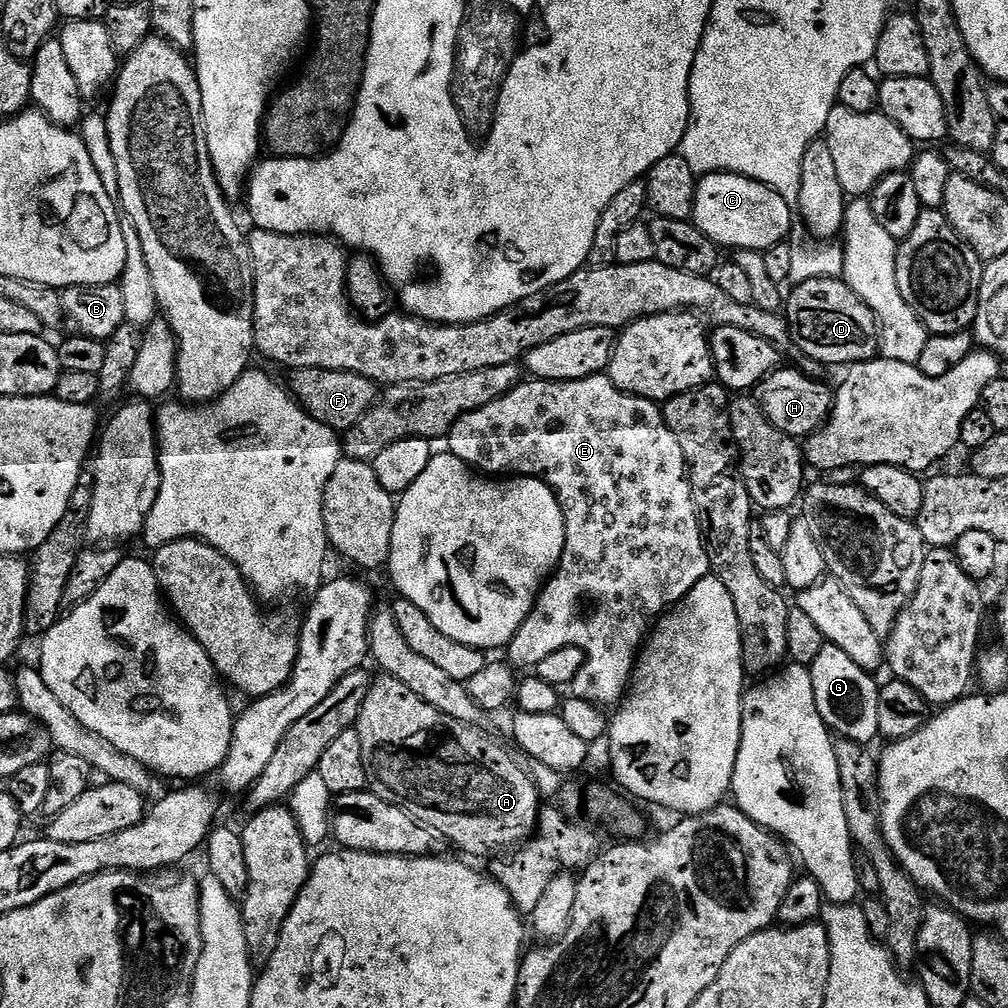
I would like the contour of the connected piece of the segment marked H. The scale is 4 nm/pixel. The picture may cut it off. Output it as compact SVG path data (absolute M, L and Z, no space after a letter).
M781 366L754 389L754 399L762 414L766 414L770 426L793 438L807 438L819 428L823 428L832 414L834 392L831 387L828 389L824 382L823 379L807 376L799 367Z

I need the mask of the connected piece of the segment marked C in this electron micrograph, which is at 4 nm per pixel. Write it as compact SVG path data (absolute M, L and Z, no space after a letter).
M711 172L709 176L699 177L691 221L698 230L702 230L702 234L706 234L706 238L713 240L721 249L764 252L775 244L783 244L789 239L788 235L792 232L792 214L794 218L793 205L788 203L784 193L775 192L762 182L733 172Z

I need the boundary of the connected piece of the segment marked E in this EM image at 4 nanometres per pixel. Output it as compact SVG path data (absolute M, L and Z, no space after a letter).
M601 374L599 376L591 376L590 378L582 378L581 380L571 380L570 382L562 382L561 384L555 384L553 380L538 380L535 378L525 379L514 390L510 390L510 394L506 394L502 398L498 398L494 402L490 402L490 406L482 406L482 410L474 410L468 412L462 418L458 418L458 422L454 422L454 426L448 431L446 437L447 451L452 452L458 458L462 458L462 462L466 462L468 467L473 470L479 470L484 474L511 474L512 476L532 476L535 480L543 480L545 484L552 487L552 492L558 498L560 503L560 509L564 515L564 525L566 526L566 542L564 543L564 549L562 550L562 558L560 559L560 567L556 569L551 580L545 584L544 588L536 598L536 604L530 610L530 614L526 618L526 622L522 622L522 626L518 626L518 634L514 634L514 638L506 646L507 663L511 665L513 669L521 670L520 668L528 668L524 670L535 669L538 662L542 662L542 658L546 658L546 654L554 654L554 650L562 650L566 646L574 646L578 650L584 652L584 665L578 670L578 674L573 678L570 685L570 692L572 696L582 698L586 702L594 702L601 706L619 705L620 701L624 699L626 695L626 689L629 687L632 679L632 674L636 666L638 659L638 653L641 651L642 645L645 643L646 637L649 635L650 629L655 625L656 621L669 611L673 606L679 604L680 599L695 586L697 582L704 576L709 575L710 569L708 566L708 550L706 547L706 541L703 532L700 531L700 519L696 513L696 507L694 506L694 498L692 497L692 487L688 481L688 467L686 462L682 458L682 446L678 446L678 438L674 438L672 431L664 425L664 418L661 409L657 407L653 401L643 400L640 396L631 396L626 394L622 390L618 390L618 386L614 386L612 381L608 379L607 375Z

